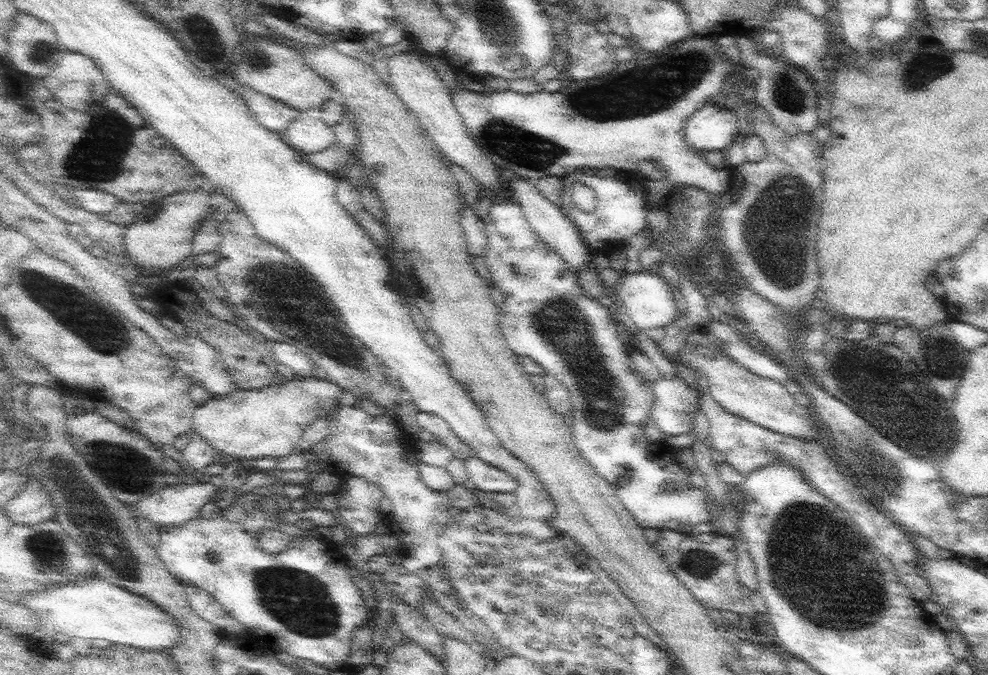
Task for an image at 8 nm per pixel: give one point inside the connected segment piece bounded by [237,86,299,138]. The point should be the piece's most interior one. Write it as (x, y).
(274, 114)

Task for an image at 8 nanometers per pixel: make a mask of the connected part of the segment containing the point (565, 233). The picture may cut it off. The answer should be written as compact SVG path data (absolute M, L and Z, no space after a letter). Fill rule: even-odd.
M519 177L511 181L508 179L507 182L512 198L520 203L526 220L531 224L531 227L540 236L542 241L553 246L566 259L566 262L575 268L576 272L582 266L590 264L587 242L582 237L582 233L580 233L575 222L567 214L564 214L562 207L550 202L540 192L535 181Z

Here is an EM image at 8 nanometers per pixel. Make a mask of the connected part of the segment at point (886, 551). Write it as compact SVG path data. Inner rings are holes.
M708 390L701 393L699 406L710 421L709 443L718 451L718 458L720 454L720 458L724 462L744 477L770 465L780 463L792 465L794 469L798 469L804 475L814 489L818 489L822 495L826 496L826 499L832 500L834 505L838 505L850 515L850 518L860 526L860 530L866 534L866 538L870 538L872 544L882 552L883 556L886 556L887 560L890 560L896 574L900 576L902 582L920 604L928 598L934 597L928 579L920 574L920 554L918 554L914 542L910 542L910 538L904 534L904 530L890 520L892 517L888 512L886 514L880 512L870 500L866 500L866 496L854 484L854 478L848 478L846 474L842 474L836 468L836 460L828 454L824 444L820 444L816 440L806 441L780 434L763 428L762 425L754 424L750 420L744 420L741 416L720 407Z

